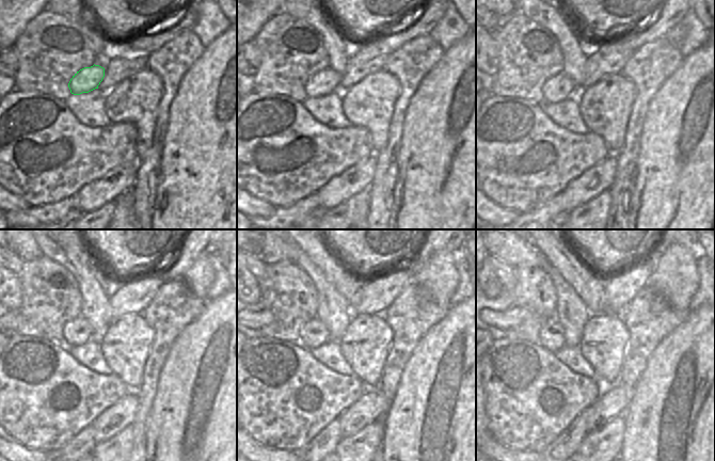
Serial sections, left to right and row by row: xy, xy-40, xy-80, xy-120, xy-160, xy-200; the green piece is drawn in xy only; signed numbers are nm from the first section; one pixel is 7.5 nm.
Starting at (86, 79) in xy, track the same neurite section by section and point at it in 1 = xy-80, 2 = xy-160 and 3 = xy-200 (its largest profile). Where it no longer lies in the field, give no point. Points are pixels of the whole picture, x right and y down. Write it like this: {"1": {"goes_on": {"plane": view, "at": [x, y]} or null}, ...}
{"1": {"goes_on": {"plane": "xy-80", "at": [558, 88]}}, "2": {"goes_on": {"plane": "xy-160", "at": [314, 333]}}, "3": {"goes_on": {"plane": "xy-200", "at": [551, 337]}}}

